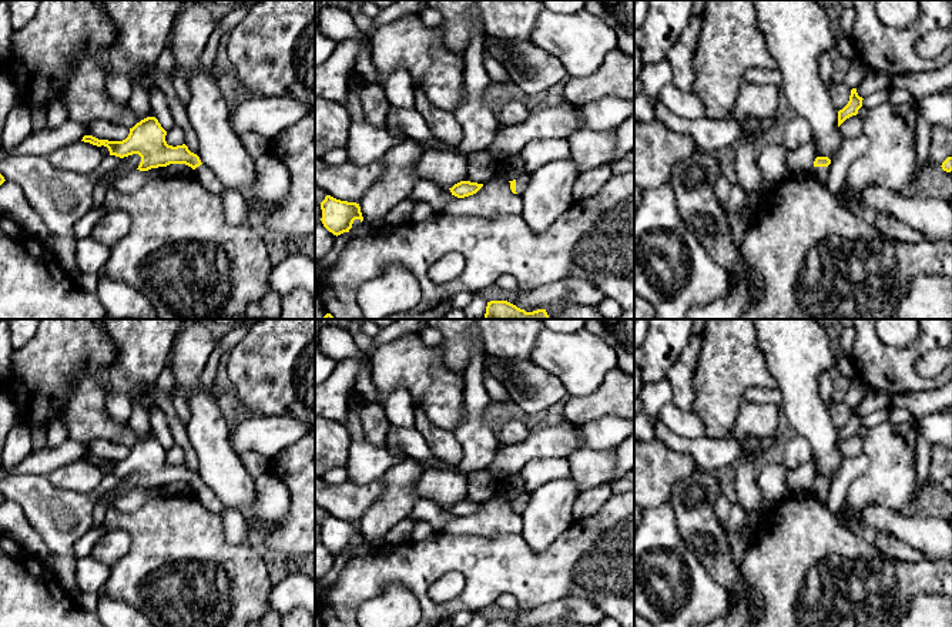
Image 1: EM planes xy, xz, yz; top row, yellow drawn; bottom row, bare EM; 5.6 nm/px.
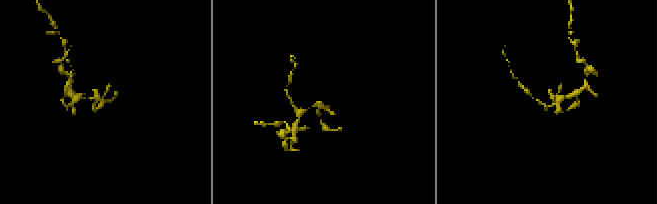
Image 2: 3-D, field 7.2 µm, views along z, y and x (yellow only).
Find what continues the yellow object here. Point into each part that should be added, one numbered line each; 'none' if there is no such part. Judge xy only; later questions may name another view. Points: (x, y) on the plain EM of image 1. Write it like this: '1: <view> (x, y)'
1: xy (203, 493)

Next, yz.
1: yz (818, 492)

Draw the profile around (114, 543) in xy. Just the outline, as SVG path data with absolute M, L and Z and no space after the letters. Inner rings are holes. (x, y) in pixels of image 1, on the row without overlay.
M108 529L91 550L91 557L111 567L123 559L131 547L130 536L121 529Z

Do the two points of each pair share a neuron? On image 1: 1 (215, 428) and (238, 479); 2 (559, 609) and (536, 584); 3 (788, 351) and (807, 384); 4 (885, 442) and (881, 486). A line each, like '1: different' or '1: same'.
1: same
2: different
3: same
4: same

